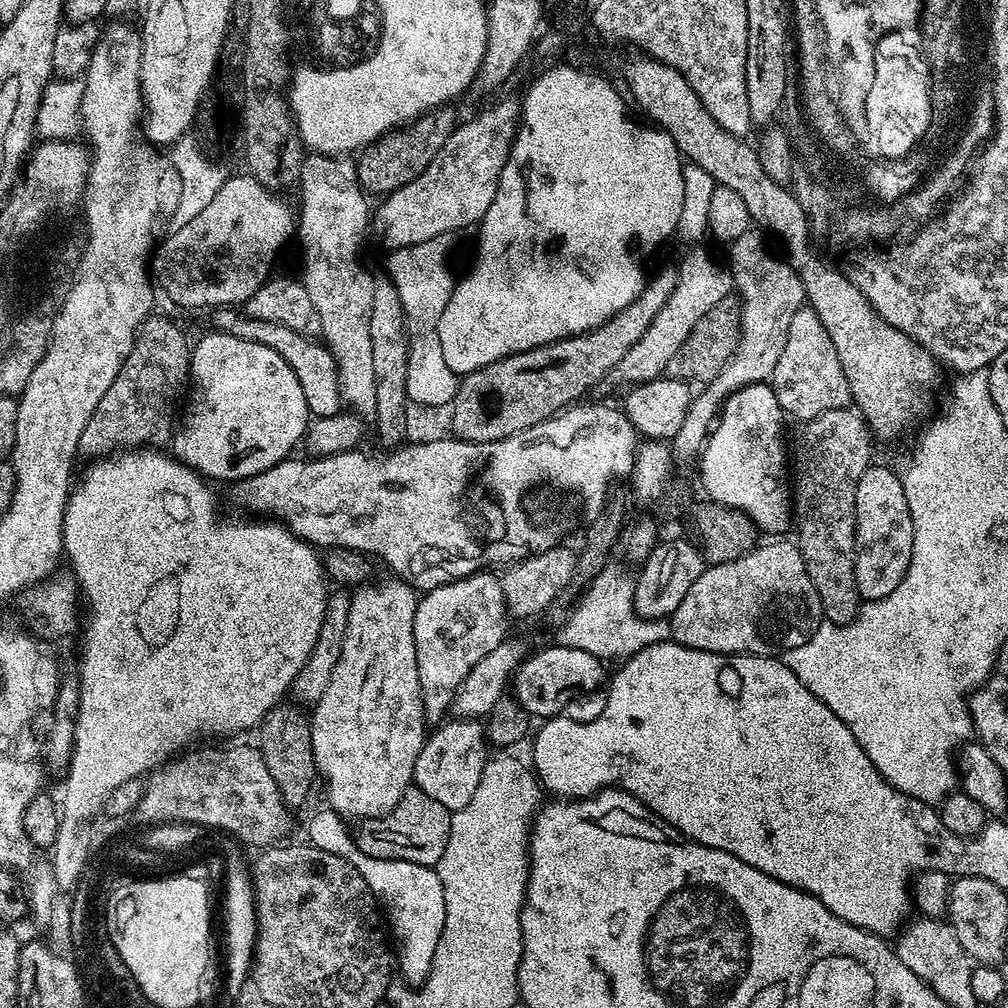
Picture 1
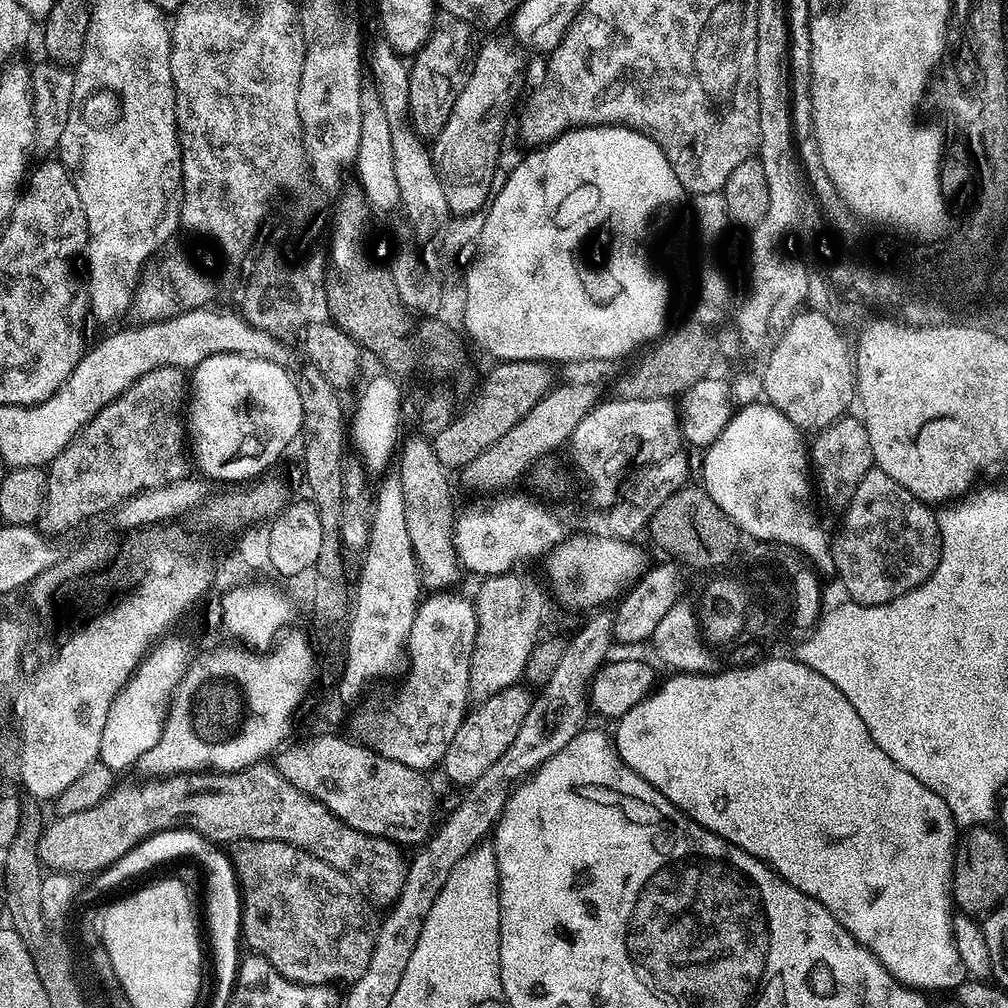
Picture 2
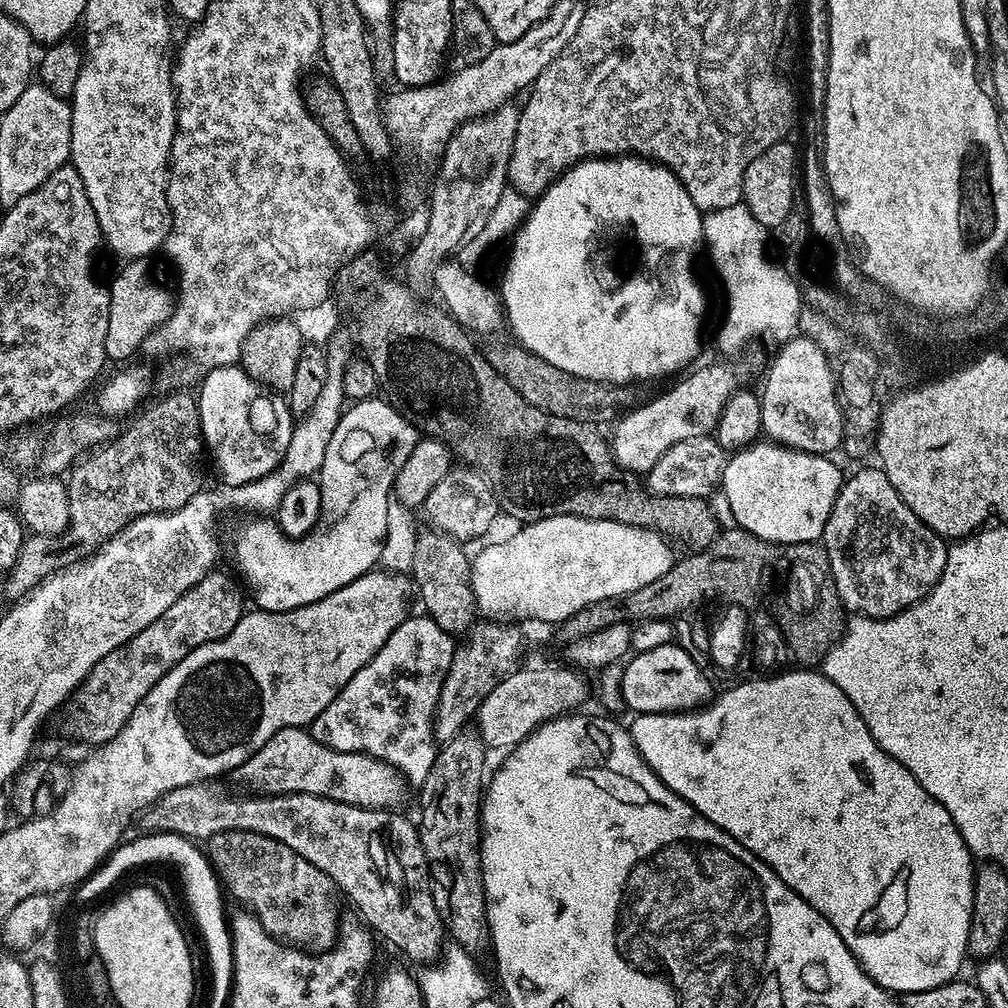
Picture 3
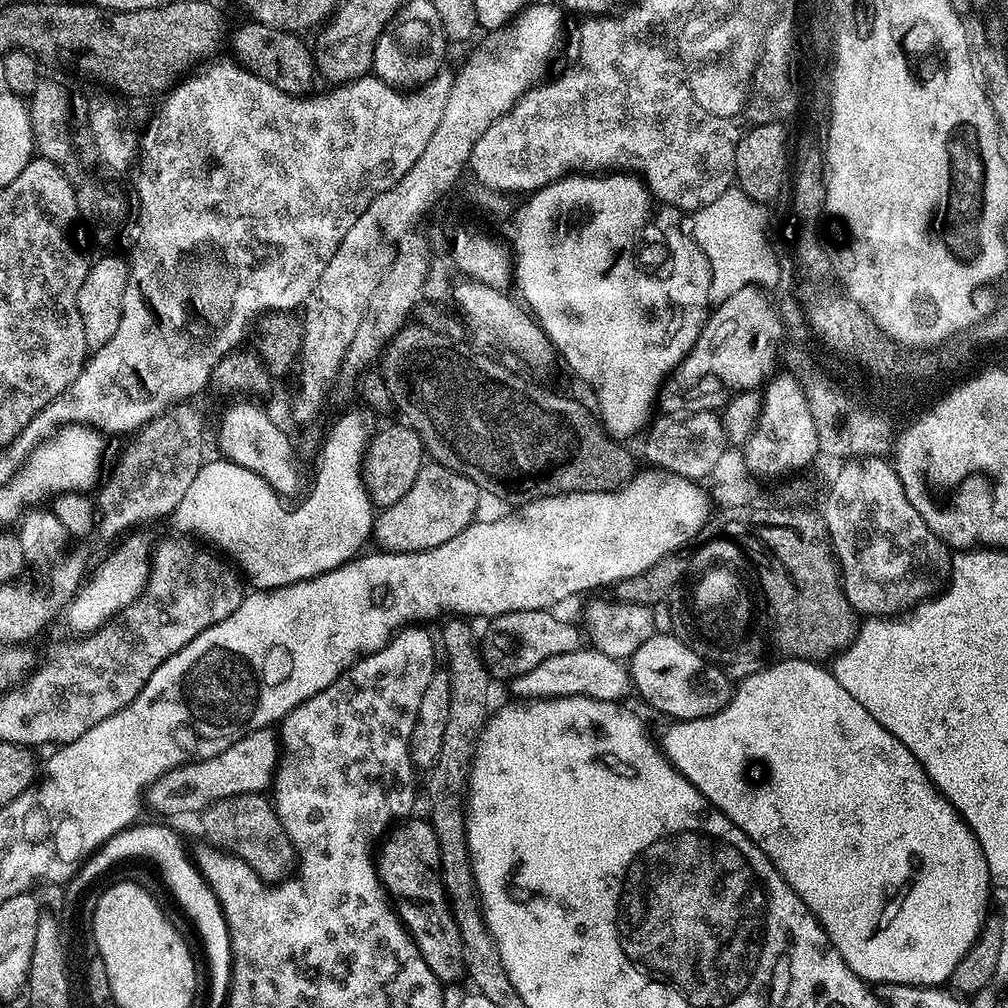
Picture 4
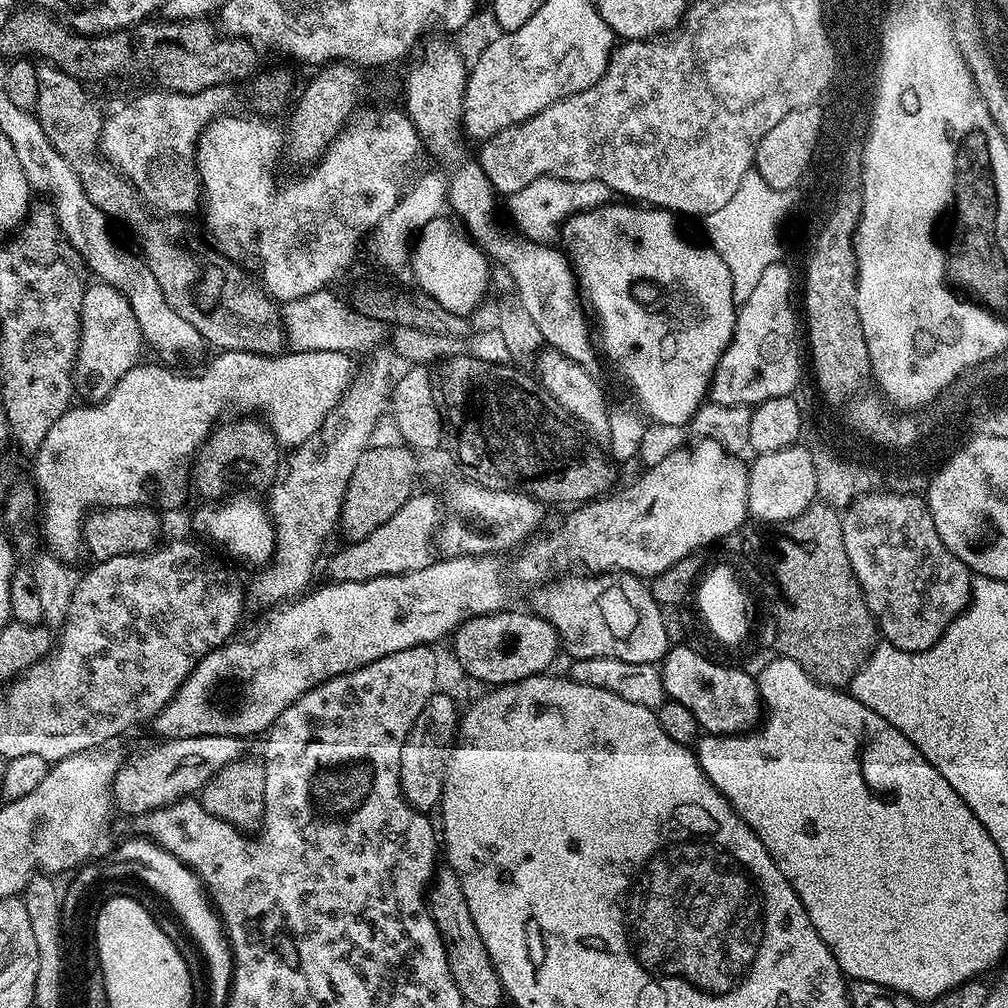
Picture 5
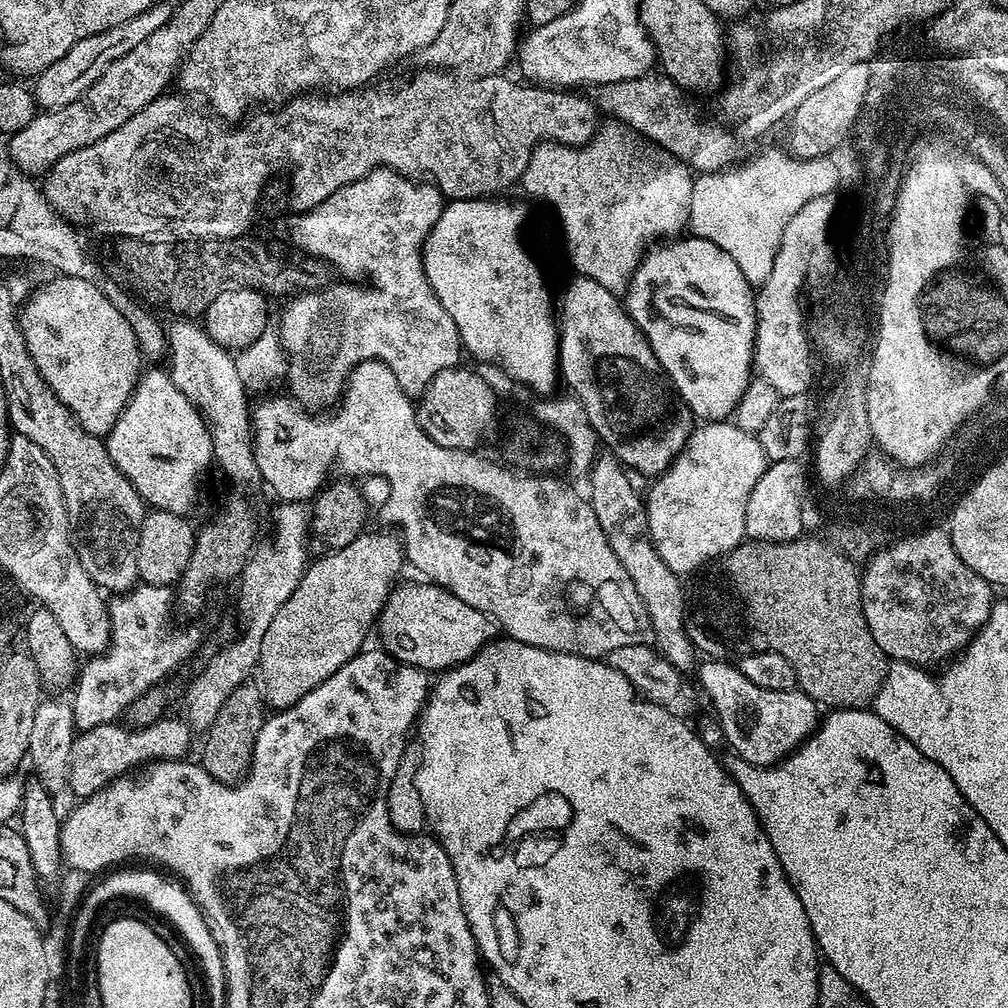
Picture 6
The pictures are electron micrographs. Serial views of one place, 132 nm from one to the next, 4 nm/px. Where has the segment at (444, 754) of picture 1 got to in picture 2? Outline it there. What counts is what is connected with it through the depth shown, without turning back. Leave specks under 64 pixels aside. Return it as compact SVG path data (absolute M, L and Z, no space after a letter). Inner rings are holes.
M517 686L507 688L498 694L494 694L490 699L477 703L464 717L462 726L458 726L458 734L454 734L454 742L446 750L442 761L442 769L459 786L473 784L514 742L518 735L518 726L522 726L522 718L526 718L526 710L530 710L533 702L533 695L525 687Z

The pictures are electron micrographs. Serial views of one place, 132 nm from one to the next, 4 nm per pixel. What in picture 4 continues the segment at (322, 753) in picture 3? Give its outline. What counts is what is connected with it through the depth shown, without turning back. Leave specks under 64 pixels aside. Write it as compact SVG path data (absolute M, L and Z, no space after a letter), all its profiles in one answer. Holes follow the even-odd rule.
M259 728L246 738L234 742L222 754L212 758L195 760L180 768L159 776L146 790L146 804L164 816L180 816L183 812L199 814L214 802L231 796L241 796L251 792L260 794L271 789L278 765L282 760L282 745L272 728Z

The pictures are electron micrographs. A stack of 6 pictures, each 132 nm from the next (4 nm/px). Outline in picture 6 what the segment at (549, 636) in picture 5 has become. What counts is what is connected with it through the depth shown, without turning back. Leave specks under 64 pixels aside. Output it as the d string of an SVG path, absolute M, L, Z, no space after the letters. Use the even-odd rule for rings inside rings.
M397 583L384 599L384 606L378 615L379 647L389 656L401 664L422 668L425 673L438 674L465 664L497 635L497 625L485 612L466 606L462 598L437 584L419 583Z

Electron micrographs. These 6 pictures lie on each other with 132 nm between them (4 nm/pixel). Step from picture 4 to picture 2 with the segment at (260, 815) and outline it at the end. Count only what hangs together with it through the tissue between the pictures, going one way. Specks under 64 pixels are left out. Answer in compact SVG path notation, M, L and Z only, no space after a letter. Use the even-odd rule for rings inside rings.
M238 840L231 845L230 855L236 881L240 883L242 940L252 947L249 949L255 955L264 958L278 974L294 984L351 986L362 978L370 966L381 917L372 909L373 901L363 896L346 874L298 846L277 840Z

